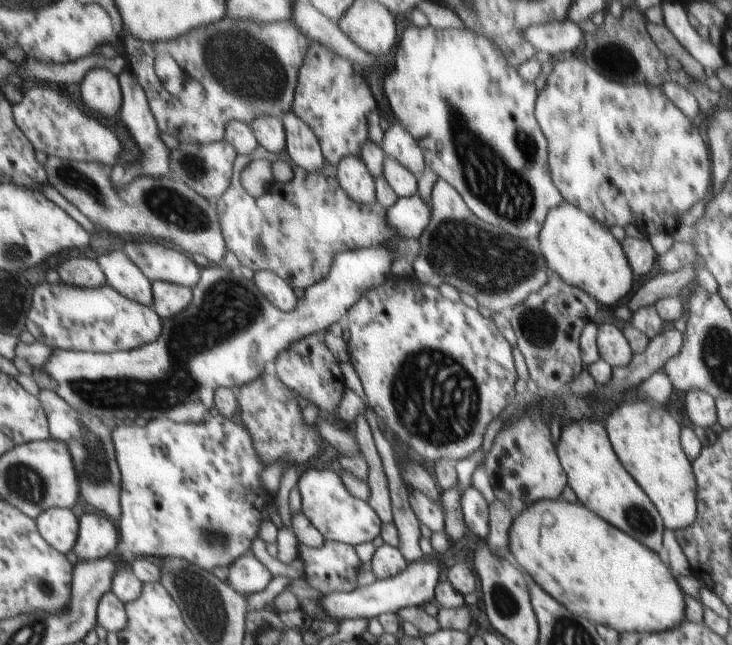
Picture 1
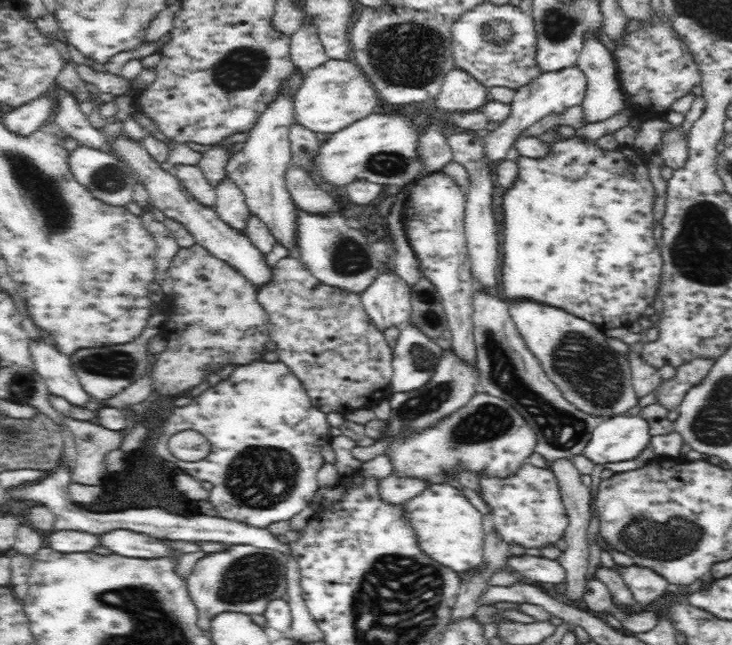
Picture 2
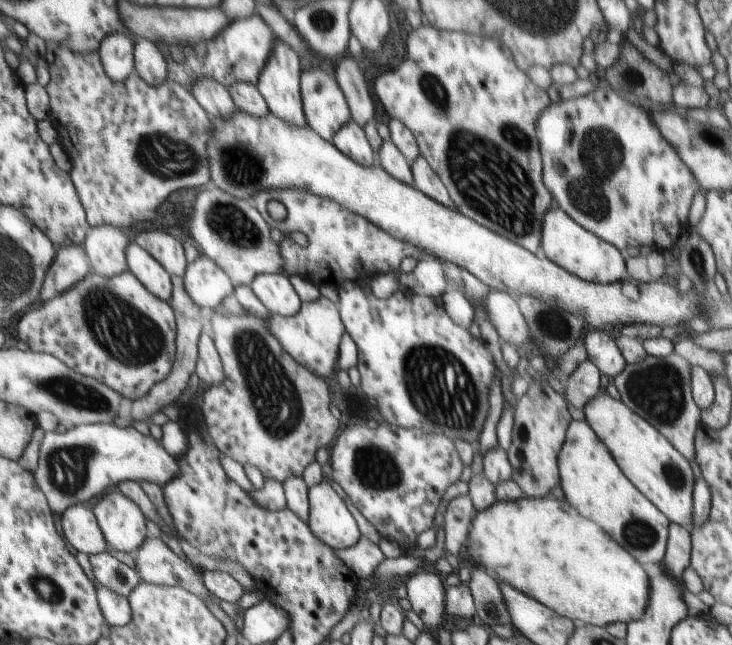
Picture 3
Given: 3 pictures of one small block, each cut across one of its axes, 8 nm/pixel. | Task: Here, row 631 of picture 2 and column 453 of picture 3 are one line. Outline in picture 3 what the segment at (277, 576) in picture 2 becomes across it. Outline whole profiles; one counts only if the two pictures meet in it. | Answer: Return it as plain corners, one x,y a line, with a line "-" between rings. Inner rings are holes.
421,155
411,164
411,170
416,190
443,206
455,208
446,186

